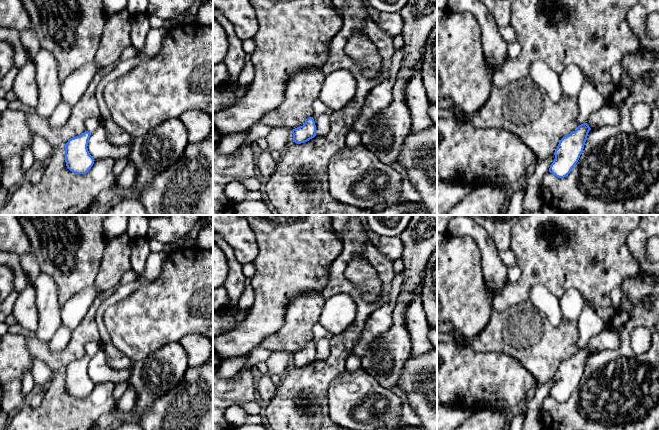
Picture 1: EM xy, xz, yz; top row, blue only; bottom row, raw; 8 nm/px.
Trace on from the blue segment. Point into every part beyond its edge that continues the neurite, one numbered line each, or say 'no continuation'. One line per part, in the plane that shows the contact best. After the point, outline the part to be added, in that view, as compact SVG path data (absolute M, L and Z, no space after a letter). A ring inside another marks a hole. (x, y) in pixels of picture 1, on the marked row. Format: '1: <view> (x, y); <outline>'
no continuation

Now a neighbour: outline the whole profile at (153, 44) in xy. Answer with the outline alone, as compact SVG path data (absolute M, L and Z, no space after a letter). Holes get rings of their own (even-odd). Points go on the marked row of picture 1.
M163 27L150 29L146 37L144 49L140 53L146 54L150 58L156 56L162 48L162 43L167 33L168 30Z

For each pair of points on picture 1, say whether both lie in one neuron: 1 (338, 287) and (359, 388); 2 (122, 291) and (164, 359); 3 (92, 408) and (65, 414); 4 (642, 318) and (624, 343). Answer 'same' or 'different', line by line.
1: different
2: different
3: same
4: same

